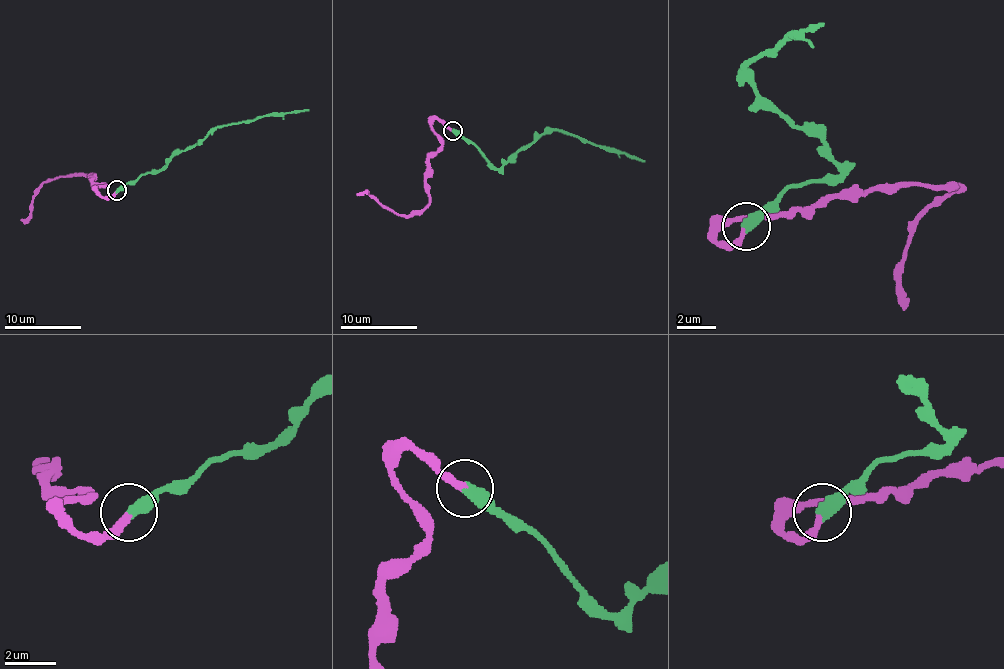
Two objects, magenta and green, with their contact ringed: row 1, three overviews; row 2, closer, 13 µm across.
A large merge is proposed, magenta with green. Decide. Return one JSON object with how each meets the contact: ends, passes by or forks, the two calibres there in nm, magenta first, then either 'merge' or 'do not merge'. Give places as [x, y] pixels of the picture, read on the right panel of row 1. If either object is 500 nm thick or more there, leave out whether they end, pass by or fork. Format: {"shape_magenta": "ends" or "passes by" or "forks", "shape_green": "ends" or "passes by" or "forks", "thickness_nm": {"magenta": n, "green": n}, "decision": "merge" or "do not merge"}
{"shape_magenta": "ends", "shape_green": "ends", "thickness_nm": {"magenta": 280, "green": 480}, "decision": "merge"}

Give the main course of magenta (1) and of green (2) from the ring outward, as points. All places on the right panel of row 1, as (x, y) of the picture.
1: (745, 225), (730, 244), (715, 239), (837, 196), (948, 186), (958, 191), (904, 244), (909, 302)
2: (745, 225), (793, 186), (841, 171), (817, 137), (778, 113), (754, 89), (745, 70), (793, 31), (822, 21)

